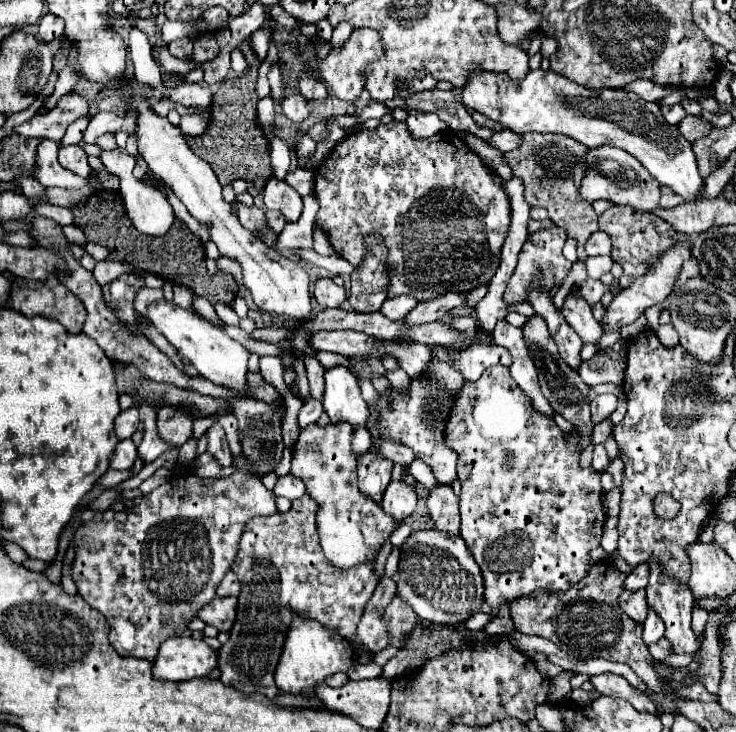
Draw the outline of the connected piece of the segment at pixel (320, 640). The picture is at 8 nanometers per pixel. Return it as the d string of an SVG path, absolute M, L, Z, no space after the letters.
M295 618L291 630L287 632L287 642L275 670L275 682L287 694L315 696L315 688L319 684L323 684L331 674L347 670L351 664L351 646L339 638L339 634L319 626L319 622L301 622L301 618Z

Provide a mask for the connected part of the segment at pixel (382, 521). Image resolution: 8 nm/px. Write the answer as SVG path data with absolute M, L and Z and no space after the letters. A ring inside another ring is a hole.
M345 422L339 426L329 424L325 428L311 424L301 430L291 460L291 474L299 476L305 482L307 492L319 502L317 530L323 554L341 570L375 562L383 544L399 526L397 518L391 518L379 504L359 494L357 460L351 450L351 436L353 430Z

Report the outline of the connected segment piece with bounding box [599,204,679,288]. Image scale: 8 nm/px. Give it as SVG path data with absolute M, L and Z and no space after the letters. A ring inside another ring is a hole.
M617 204L611 206L607 212L599 216L599 228L607 232L613 242L613 250L611 250L613 261L621 264L625 270L623 276L619 278L619 284L623 288L643 278L651 270L651 266L655 266L655 262L663 252L679 244L679 234L671 226L667 226L663 218L649 214L645 210L635 210L633 206L617 206Z

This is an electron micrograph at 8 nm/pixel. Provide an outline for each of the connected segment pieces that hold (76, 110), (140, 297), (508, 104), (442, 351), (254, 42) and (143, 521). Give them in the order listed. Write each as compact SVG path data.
M67 94L57 102L55 110L51 110L49 114L35 114L31 120L17 126L15 132L25 134L27 138L51 138L55 142L61 142L67 126L83 116L87 110L89 106L85 98Z
M143 288L143 290L139 290L139 294L137 294L137 298L135 298L135 310L139 312L139 314L147 314L147 308L153 304L153 302L157 302L157 300L161 300L163 298L163 290L161 288L157 288L157 290L153 290L153 288Z
M475 66L463 86L461 102L487 118L501 122L505 128L519 130L521 134L567 134L587 148L601 144L623 148L635 156L655 180L675 190L685 202L699 200L705 190L705 180L697 170L691 144L681 136L677 126L665 122L655 102L647 102L633 92L611 88L589 90L563 74L541 68L529 70L521 82L515 82L507 74L495 74Z
M489 344L489 346L469 346L463 350L447 350L445 346L433 346L433 354L441 360L441 362L451 362L453 368L469 382L475 382L485 368L489 366L509 366L511 364L511 356L507 354L507 348L497 346L497 344Z
M271 26L259 28L257 32L253 32L249 36L249 44L253 48L253 52L257 54L259 62L263 62L267 58L267 50L269 50L269 38L271 38Z
M247 470L221 480L199 478L195 474L171 476L165 484L143 496L127 514L125 522L91 520L77 528L73 540L73 580L83 600L109 620L109 640L117 654L151 660L159 642L179 636L197 616L199 608L215 598L223 572L229 570L237 554L245 524L255 516L271 516L275 512L275 494L263 486L259 476Z

